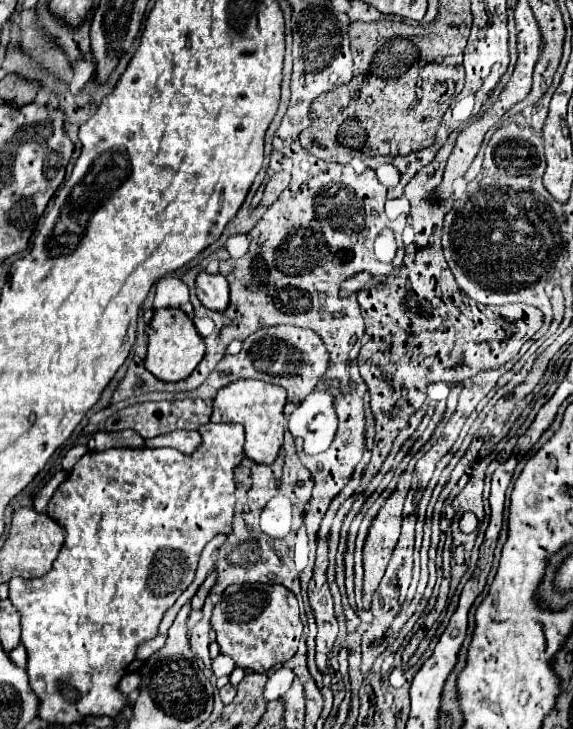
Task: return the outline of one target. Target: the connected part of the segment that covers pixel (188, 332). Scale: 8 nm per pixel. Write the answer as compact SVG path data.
M176 307L154 309L154 317L148 329L148 355L144 359L146 369L154 377L170 383L186 379L194 371L194 367L202 361L204 351L206 347L202 337L198 335L192 319L182 309L176 309Z

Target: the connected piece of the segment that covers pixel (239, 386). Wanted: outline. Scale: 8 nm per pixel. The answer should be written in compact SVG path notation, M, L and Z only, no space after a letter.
M240 379L222 387L214 397L214 413L212 423L240 423L246 429L246 443L244 455L254 463L272 463L278 457L282 447L284 435L284 405L286 405L286 391L278 385L264 383L264 381L250 381Z

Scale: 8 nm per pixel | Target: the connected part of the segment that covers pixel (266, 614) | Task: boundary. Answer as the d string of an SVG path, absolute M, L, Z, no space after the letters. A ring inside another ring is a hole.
M230 585L220 603L214 605L210 619L216 631L220 653L232 657L238 667L264 673L274 665L288 661L298 647L302 621L298 615L298 599L282 585Z

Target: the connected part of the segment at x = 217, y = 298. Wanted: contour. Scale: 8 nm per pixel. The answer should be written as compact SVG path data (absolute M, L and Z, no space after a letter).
M202 271L196 277L196 295L204 307L224 311L228 307L228 281L220 273L210 275Z

